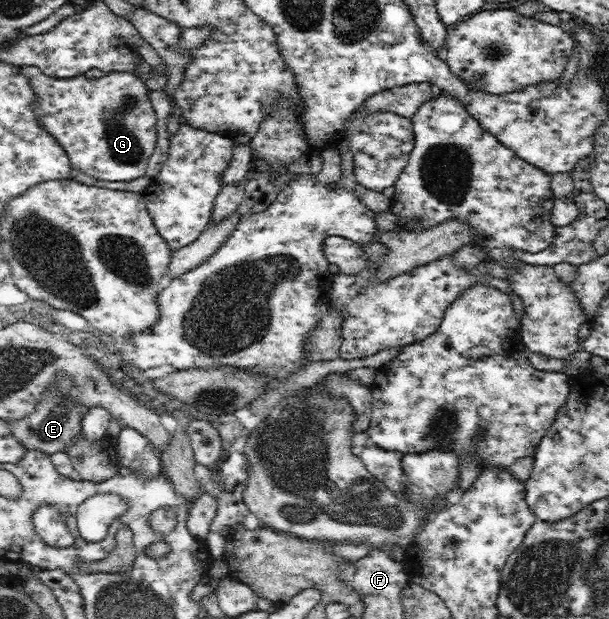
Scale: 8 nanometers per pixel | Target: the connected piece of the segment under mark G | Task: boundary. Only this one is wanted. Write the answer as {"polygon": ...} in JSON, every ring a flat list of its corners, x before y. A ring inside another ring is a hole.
{"polygon":[[21,66,22,73,34,88,39,124,65,149,71,166,104,182,126,182,146,176,148,159,157,144,157,115,149,98,145,81,127,71,104,72,102,77,55,78,43,74,36,66]]}

